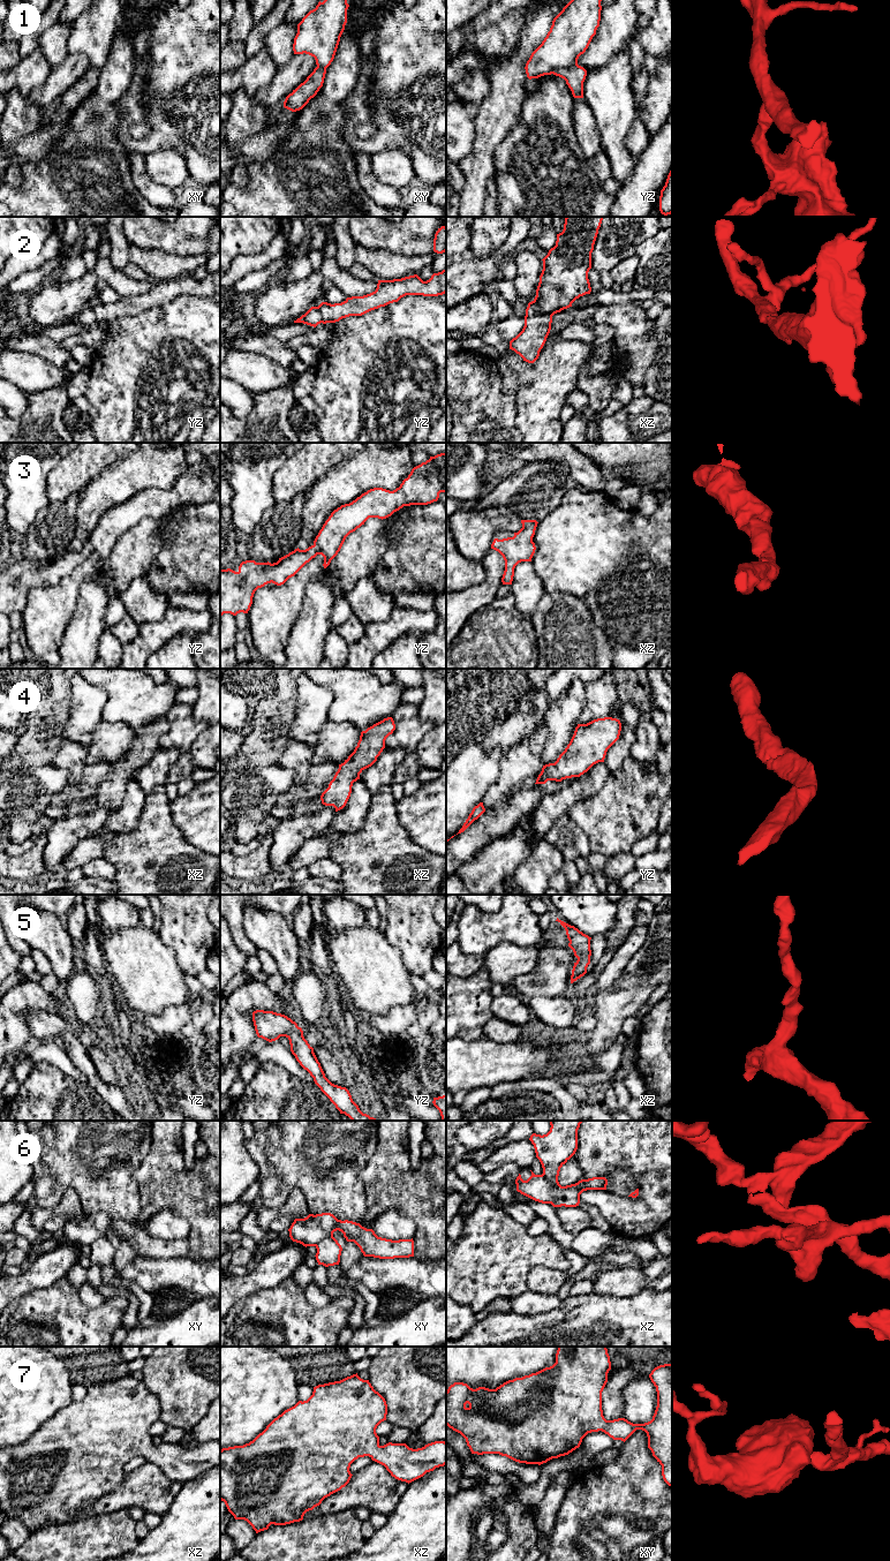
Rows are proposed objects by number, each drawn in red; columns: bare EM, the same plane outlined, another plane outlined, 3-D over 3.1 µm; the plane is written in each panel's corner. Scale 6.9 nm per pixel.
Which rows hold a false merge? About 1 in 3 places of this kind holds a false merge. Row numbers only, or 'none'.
1

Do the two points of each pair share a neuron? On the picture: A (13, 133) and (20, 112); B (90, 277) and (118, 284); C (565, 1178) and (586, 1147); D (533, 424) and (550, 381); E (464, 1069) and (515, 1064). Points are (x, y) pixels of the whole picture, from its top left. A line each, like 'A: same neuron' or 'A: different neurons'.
A: same neuron
B: different neurons
C: different neurons
D: same neuron
E: same neuron

